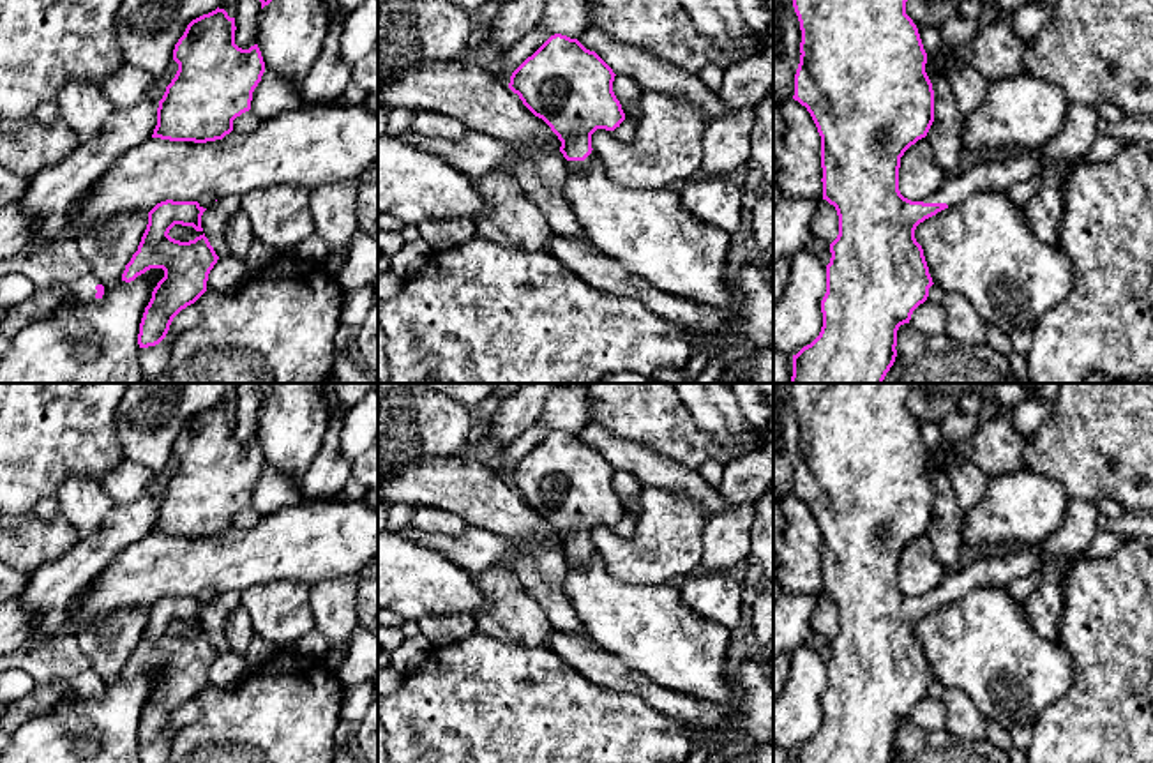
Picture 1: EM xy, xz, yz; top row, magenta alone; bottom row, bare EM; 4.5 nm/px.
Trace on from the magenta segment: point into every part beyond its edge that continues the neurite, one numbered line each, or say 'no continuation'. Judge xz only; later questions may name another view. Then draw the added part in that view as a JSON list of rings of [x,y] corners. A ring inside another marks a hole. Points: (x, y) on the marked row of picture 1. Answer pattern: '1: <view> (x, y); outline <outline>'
1: xz (581, 166); outline [[[595,150],[584,161],[567,161],[567,168],[577,173],[586,173],[590,166],[597,161]]]

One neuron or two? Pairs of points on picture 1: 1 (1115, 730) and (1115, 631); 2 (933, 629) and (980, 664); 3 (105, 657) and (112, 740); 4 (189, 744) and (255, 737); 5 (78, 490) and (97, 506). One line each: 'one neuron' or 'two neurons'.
1: one neuron
2: one neuron
3: two neurons
4: one neuron
5: one neuron

